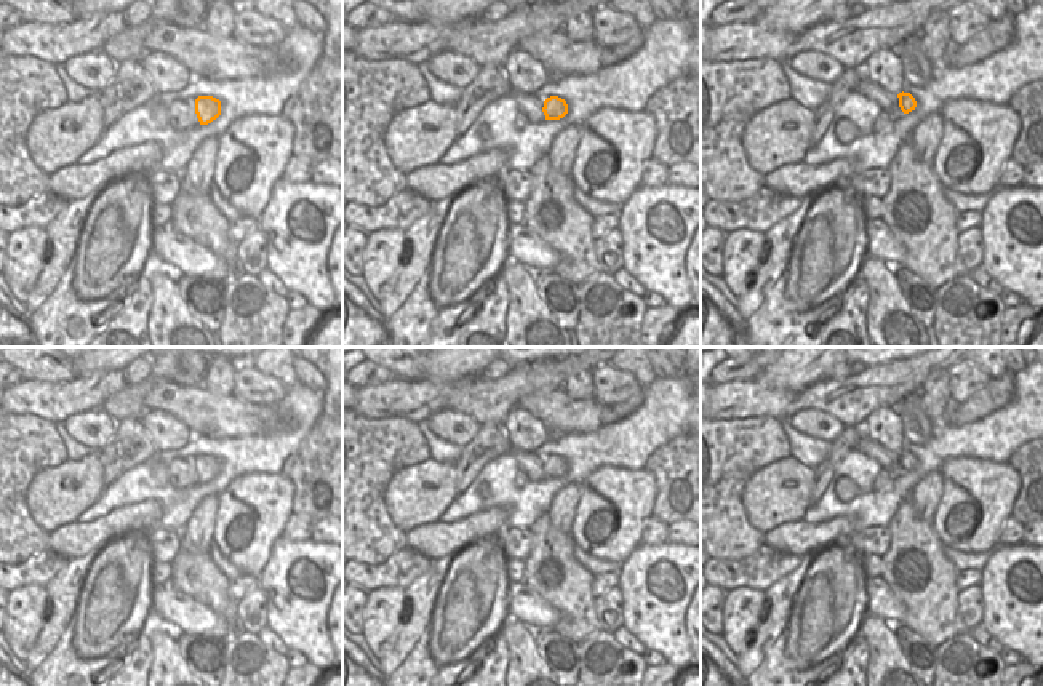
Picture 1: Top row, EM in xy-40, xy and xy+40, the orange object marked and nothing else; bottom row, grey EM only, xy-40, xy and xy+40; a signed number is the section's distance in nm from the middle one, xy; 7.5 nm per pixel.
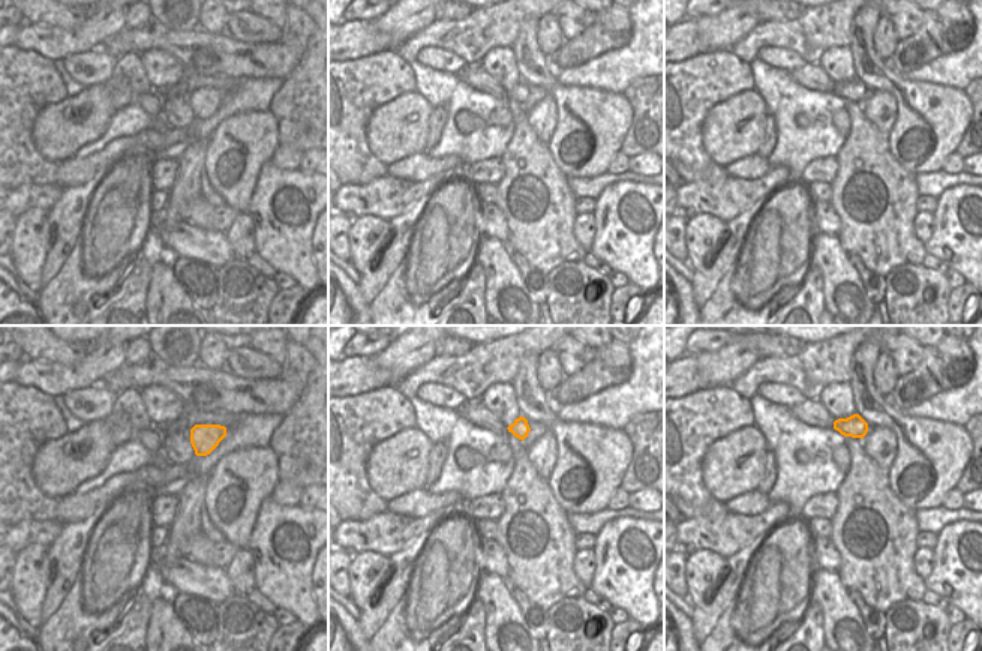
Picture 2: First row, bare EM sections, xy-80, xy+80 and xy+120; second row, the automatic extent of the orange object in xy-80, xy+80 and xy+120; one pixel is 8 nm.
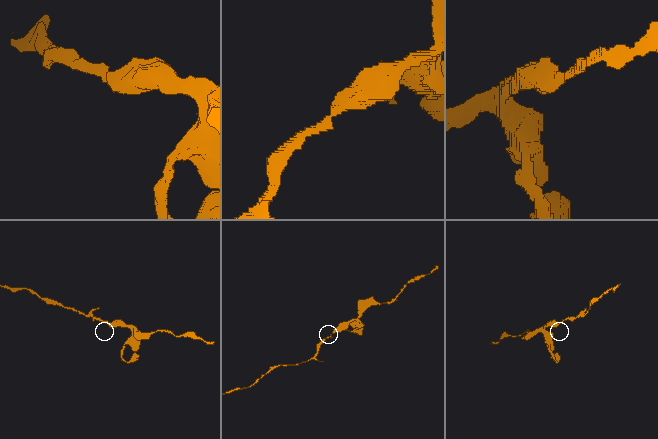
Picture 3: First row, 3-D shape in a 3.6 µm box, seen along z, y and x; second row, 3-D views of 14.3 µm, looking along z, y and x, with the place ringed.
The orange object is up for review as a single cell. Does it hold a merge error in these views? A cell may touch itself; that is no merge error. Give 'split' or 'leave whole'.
leave whole

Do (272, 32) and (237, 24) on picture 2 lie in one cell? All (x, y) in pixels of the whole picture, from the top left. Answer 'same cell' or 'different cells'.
same cell

